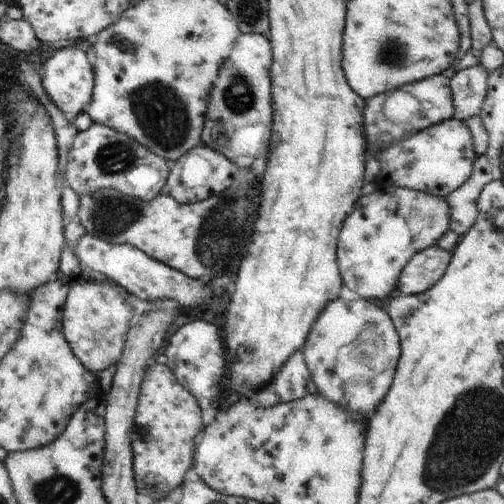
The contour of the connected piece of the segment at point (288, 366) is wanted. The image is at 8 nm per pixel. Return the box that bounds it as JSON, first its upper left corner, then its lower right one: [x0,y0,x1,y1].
[269,349,310,403]

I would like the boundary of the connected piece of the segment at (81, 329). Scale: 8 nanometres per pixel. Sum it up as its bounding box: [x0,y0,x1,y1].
[62,277,136,374]

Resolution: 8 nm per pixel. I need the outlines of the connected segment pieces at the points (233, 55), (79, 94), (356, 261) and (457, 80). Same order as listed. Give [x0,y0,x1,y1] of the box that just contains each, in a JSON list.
[[201,34,272,160],[37,44,94,116],[338,180,450,304],[450,64,488,122]]

